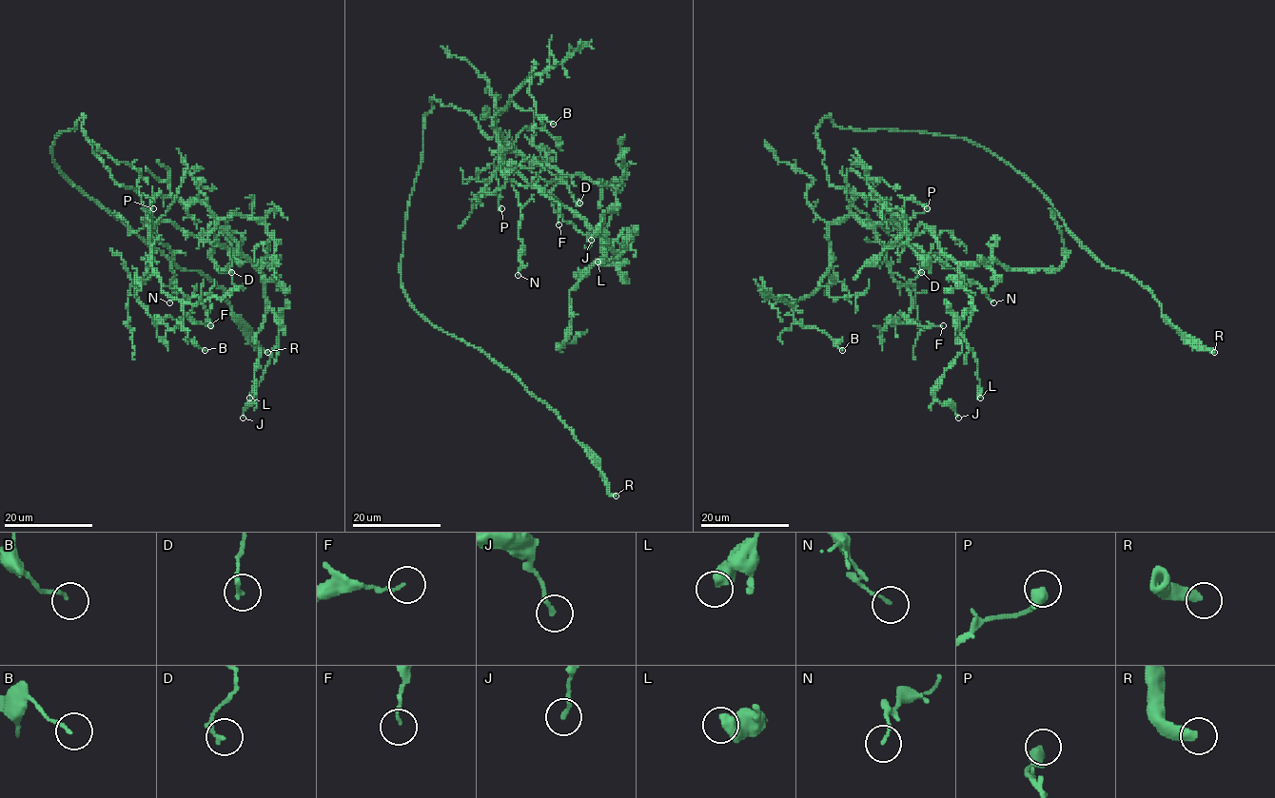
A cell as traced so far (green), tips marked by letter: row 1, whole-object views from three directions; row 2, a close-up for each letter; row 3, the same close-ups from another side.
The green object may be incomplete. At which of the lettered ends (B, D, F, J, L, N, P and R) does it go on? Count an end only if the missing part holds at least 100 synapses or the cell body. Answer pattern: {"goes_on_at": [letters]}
{"goes_on_at": ["R"]}

